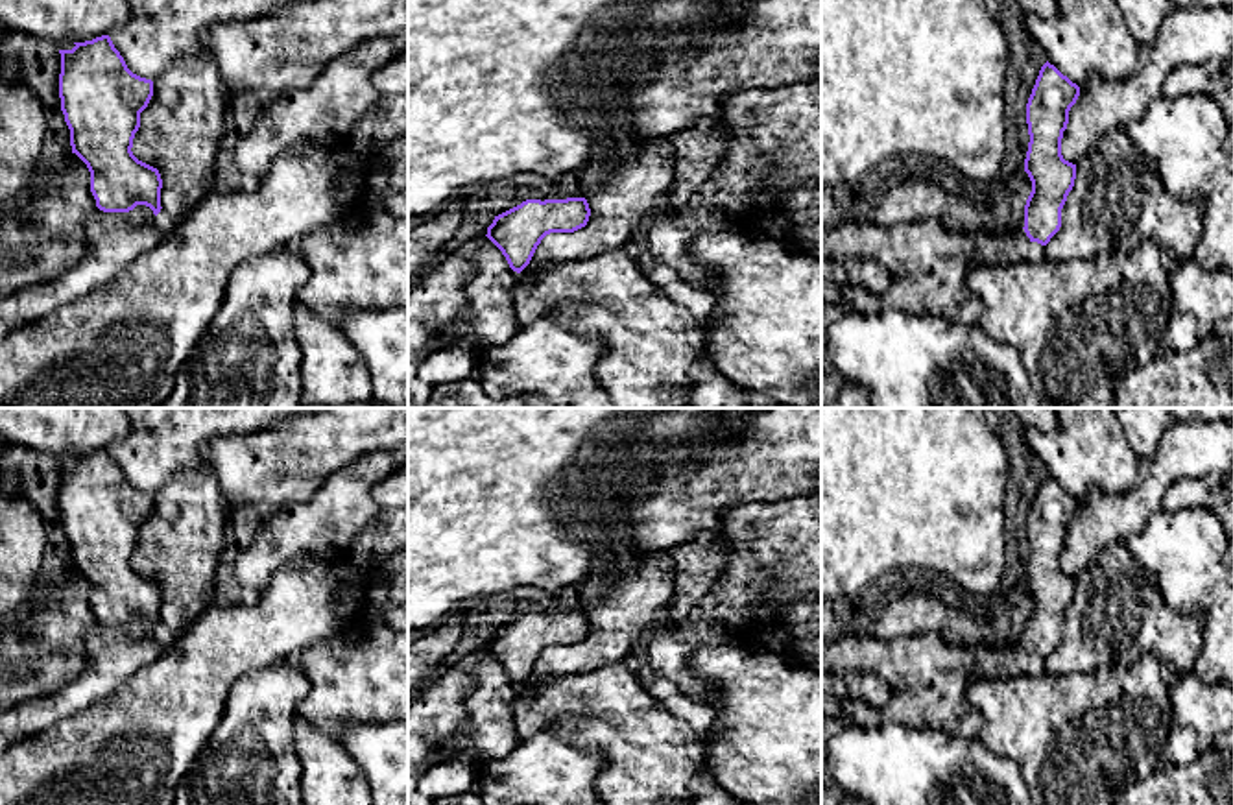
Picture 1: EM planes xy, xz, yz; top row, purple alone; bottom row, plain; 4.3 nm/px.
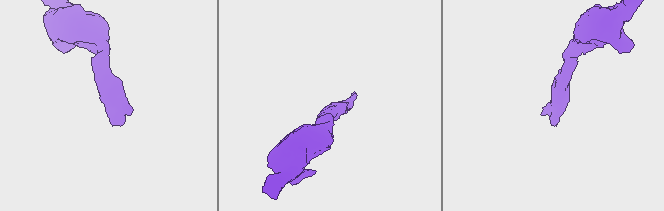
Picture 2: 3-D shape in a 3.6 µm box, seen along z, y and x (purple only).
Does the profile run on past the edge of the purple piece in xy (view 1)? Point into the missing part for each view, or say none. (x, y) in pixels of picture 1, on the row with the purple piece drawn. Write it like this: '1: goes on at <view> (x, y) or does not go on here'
1: does not go on here

